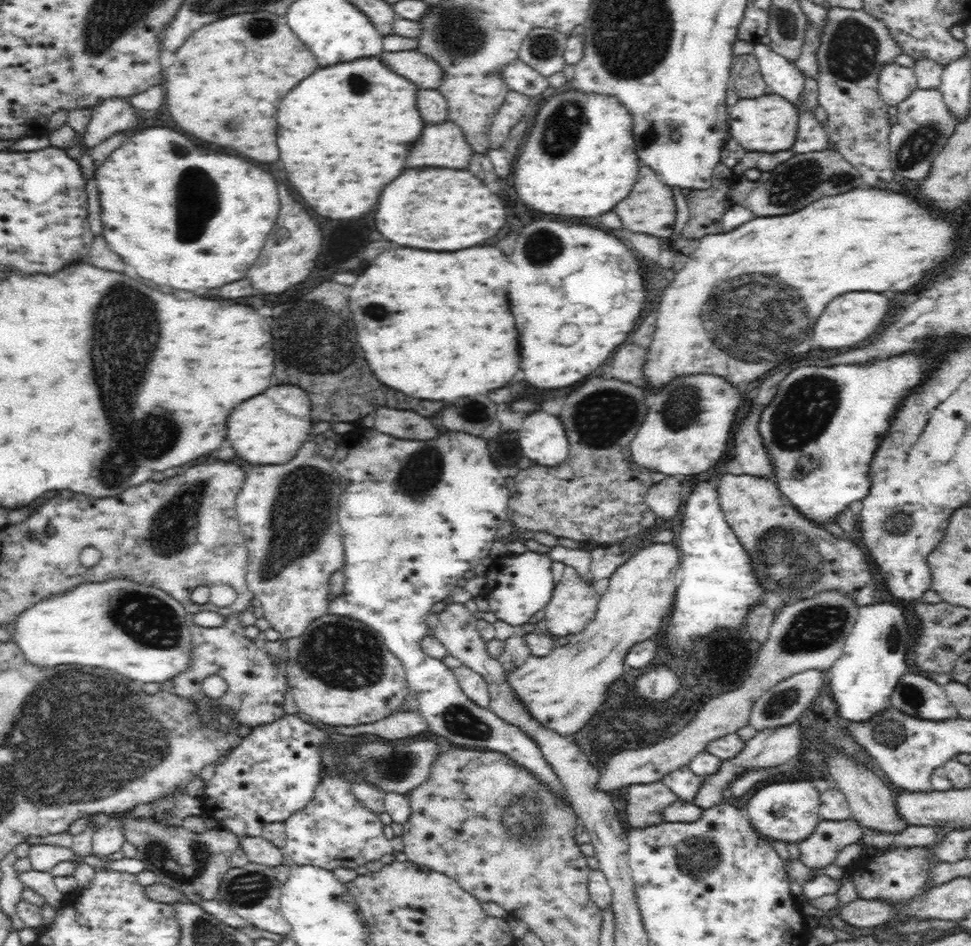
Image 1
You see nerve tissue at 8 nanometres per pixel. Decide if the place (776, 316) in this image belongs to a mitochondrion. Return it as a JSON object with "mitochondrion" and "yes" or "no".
{"mitochondrion":"yes"}

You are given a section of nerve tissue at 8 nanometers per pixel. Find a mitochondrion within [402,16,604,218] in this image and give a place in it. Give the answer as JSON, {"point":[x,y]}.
{"point":[562,129]}

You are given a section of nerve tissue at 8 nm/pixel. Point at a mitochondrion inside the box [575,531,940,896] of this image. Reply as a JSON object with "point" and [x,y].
{"point":[817,626]}

